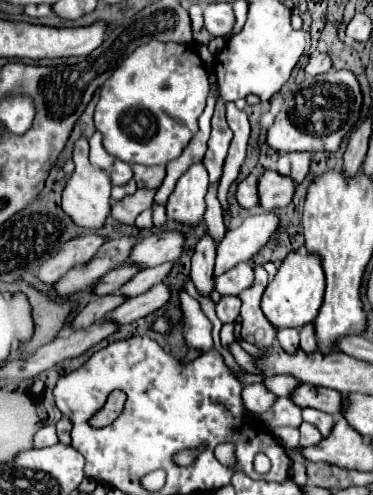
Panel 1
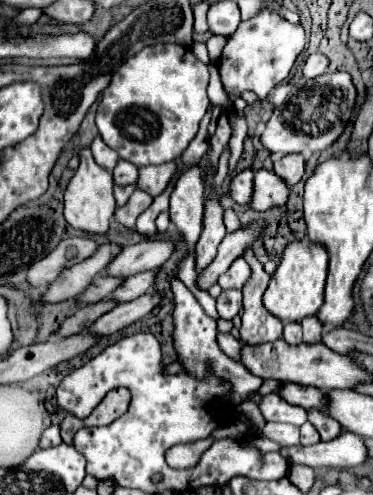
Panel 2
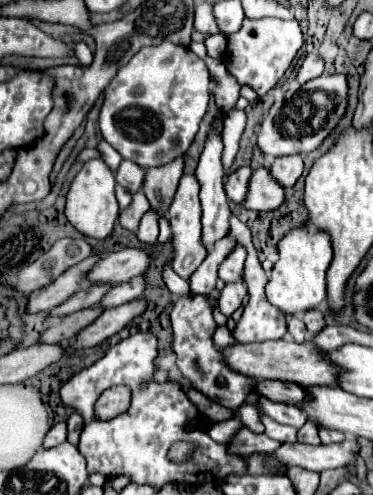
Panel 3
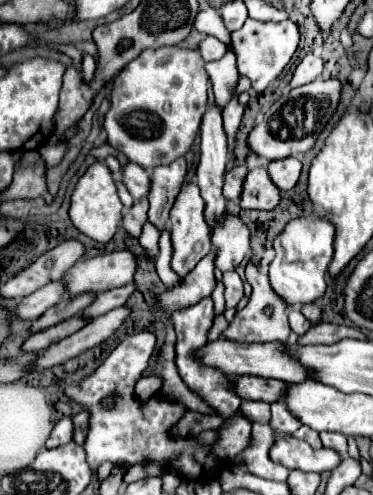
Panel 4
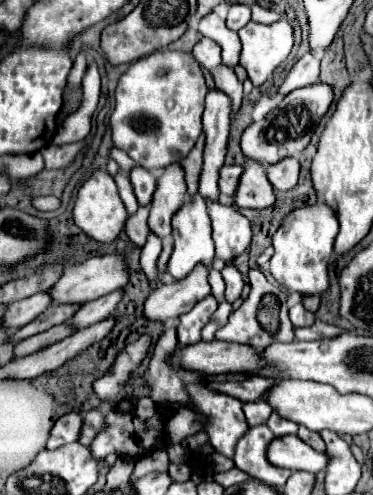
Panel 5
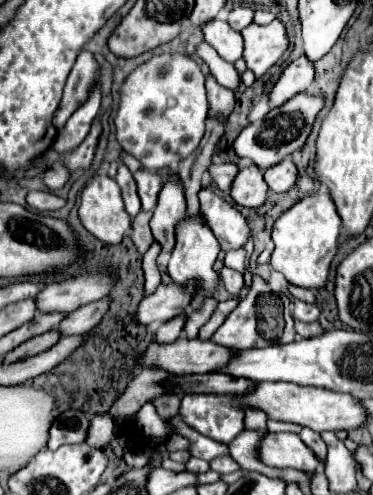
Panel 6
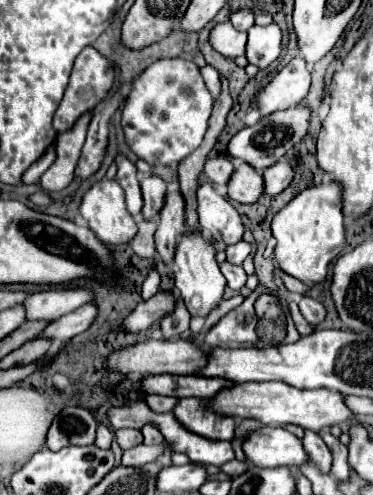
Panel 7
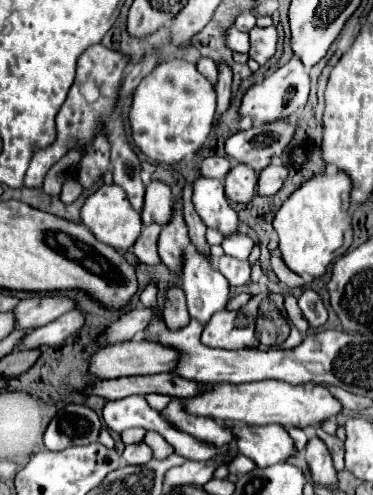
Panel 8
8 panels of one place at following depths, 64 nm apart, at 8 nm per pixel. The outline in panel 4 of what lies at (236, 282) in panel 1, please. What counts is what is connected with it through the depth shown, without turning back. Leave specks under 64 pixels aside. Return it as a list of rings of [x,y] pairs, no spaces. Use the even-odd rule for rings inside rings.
[[[226,214],[220,228],[212,236],[216,252],[216,268],[220,272],[230,272],[240,266],[240,262],[250,254],[250,230],[238,216]]]

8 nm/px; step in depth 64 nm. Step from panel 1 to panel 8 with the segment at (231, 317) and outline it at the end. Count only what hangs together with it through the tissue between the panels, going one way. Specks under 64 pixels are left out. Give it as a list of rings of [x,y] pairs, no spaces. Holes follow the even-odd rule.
[[[222,256],[216,262],[216,268],[224,274],[224,278],[230,282],[230,286],[244,286],[250,282],[250,264],[240,262],[232,256]]]

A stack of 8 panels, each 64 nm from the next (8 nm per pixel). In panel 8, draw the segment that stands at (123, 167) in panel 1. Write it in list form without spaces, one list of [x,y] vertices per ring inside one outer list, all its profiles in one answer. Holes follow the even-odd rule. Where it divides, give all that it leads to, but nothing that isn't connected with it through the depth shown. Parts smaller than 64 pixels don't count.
[[[150,180],[146,184],[146,196],[144,196],[144,208],[142,208],[142,224],[166,224],[168,216],[172,214],[172,192],[170,188],[160,180]]]

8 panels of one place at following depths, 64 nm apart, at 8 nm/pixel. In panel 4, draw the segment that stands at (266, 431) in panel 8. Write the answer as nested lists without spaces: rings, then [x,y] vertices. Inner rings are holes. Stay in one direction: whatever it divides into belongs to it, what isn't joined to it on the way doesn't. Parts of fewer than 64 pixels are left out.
[[[294,436],[278,440],[270,448],[270,458],[290,470],[298,468],[304,472],[324,472],[324,470],[334,470],[340,464],[340,454],[332,448],[320,448],[314,450],[310,444],[304,440],[296,440]]]

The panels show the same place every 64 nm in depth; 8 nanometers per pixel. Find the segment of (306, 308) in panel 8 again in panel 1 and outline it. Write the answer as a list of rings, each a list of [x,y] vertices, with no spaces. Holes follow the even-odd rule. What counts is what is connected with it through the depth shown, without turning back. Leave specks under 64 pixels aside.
[[[288,328],[288,330],[280,330],[278,332],[278,344],[284,352],[288,354],[296,354],[298,350],[298,330],[296,328]]]

